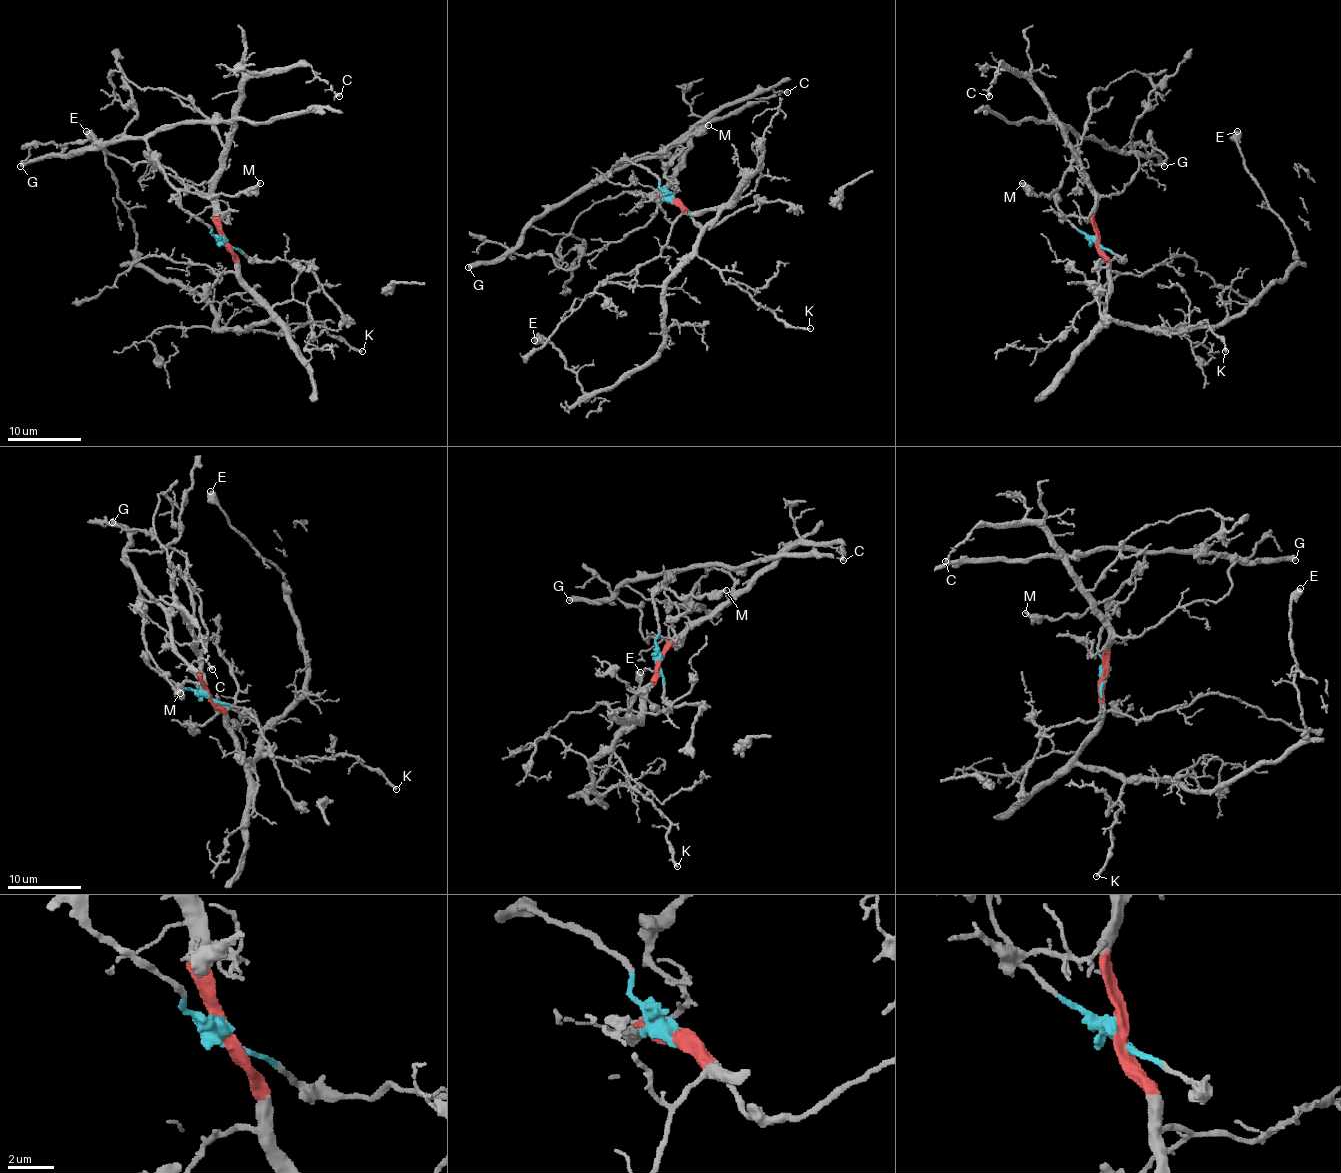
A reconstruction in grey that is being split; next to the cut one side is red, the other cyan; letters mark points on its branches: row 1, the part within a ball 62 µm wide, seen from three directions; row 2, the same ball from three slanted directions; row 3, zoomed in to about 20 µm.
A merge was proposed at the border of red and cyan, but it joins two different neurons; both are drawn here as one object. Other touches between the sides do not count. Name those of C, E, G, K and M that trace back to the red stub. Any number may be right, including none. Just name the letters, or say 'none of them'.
C, E, K

